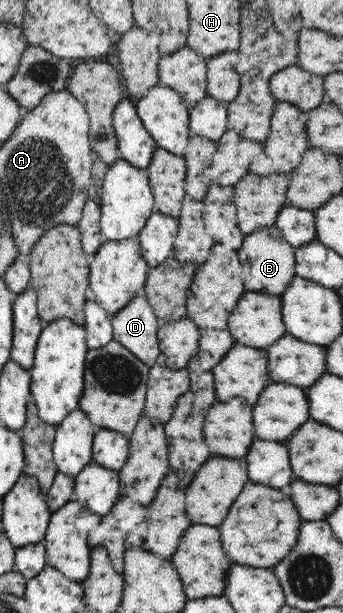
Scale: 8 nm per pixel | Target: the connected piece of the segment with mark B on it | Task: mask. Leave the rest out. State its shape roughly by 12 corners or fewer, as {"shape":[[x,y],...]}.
{"shape":[[276,227],[245,235],[244,289],[281,296],[296,275],[295,247]]}

